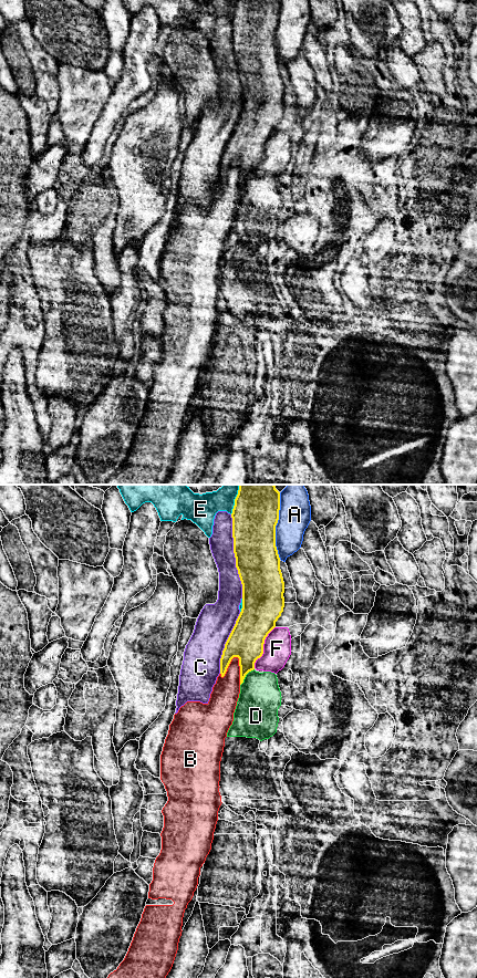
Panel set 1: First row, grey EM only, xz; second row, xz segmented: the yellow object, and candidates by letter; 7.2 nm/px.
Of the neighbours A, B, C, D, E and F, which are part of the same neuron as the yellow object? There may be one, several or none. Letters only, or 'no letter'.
no letter

